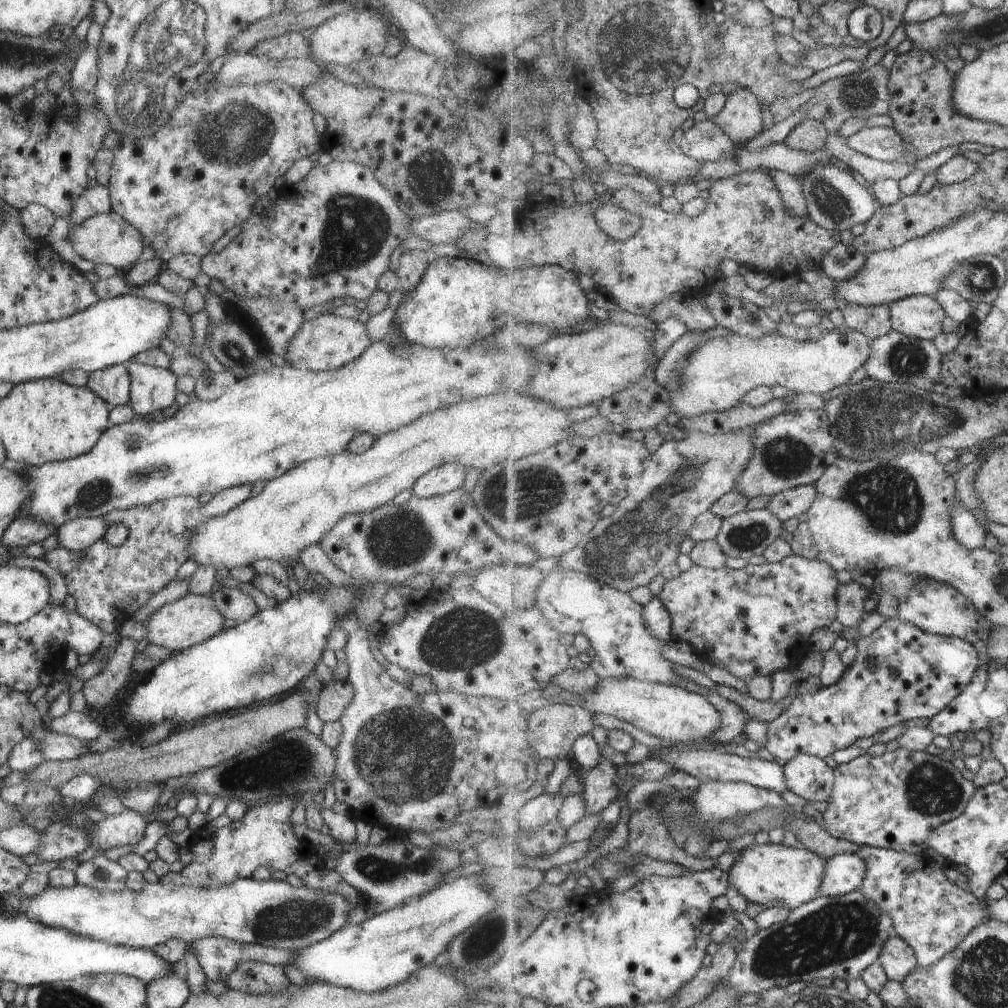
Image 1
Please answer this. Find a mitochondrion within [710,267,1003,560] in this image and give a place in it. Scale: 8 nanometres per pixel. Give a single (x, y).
(869, 424)

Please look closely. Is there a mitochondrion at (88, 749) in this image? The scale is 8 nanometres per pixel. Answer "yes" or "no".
no

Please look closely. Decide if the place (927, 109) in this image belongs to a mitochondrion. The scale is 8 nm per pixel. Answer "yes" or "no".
no

